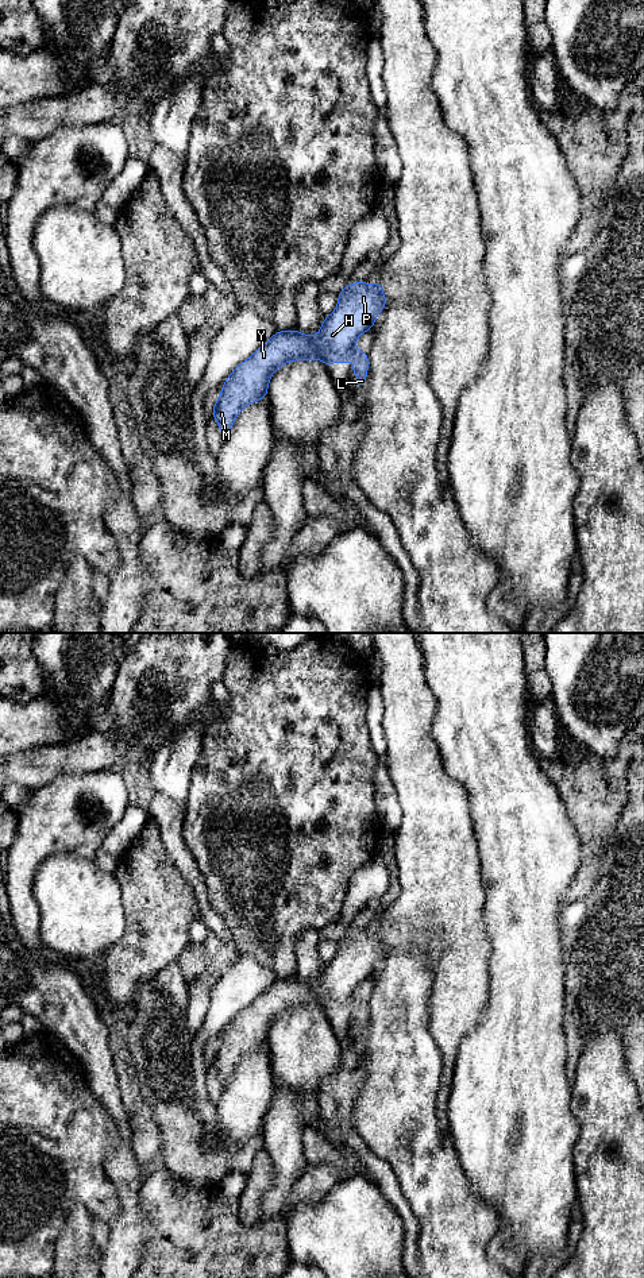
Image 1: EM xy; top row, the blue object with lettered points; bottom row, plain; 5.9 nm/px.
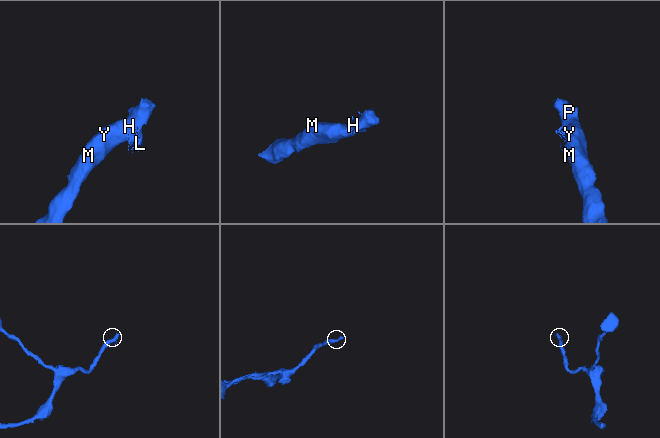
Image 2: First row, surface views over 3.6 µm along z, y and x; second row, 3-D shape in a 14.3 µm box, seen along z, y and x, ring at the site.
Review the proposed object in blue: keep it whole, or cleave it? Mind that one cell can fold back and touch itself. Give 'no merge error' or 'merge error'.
merge error

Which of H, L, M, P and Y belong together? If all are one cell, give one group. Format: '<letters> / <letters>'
H M P Y / L

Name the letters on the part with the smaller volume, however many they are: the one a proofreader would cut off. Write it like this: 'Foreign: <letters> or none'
Foreign: L

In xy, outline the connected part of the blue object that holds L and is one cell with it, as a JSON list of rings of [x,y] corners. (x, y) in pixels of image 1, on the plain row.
[[[354,992],[344,1001],[333,1001],[327,996],[321,996],[321,1008],[328,1016],[332,1011],[348,1011],[352,1009],[352,1024],[356,1022],[358,1026],[354,1030],[355,1034],[365,1035],[367,1020],[369,1020],[369,1001],[360,999]]]

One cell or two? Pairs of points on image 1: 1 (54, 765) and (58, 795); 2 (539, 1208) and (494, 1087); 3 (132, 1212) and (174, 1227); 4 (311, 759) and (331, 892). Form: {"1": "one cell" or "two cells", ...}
{"1": "two cells", "2": "one cell", "3": "two cells", "4": "one cell"}

